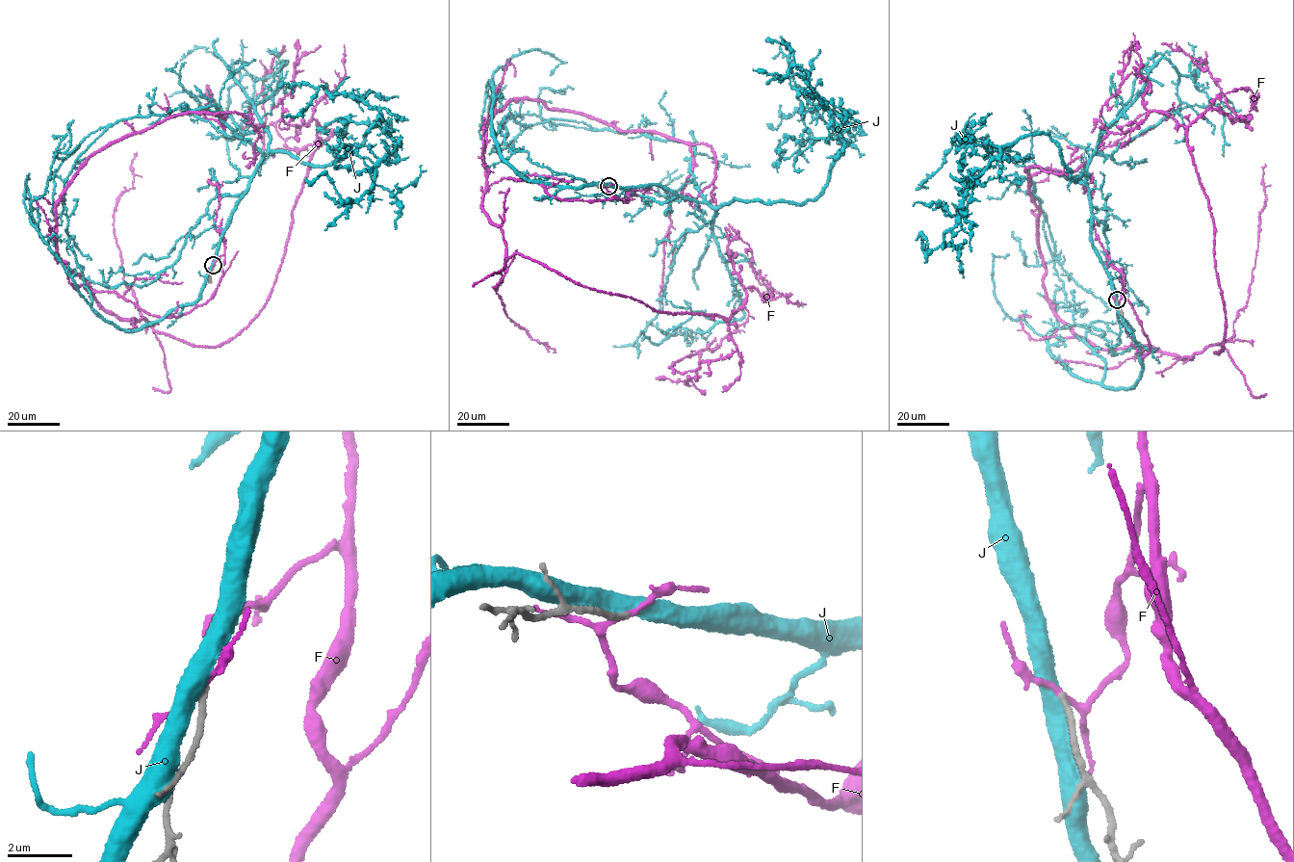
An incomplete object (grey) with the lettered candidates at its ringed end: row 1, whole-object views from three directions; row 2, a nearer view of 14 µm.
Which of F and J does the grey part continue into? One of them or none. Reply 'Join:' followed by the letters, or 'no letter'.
Join: no letter

